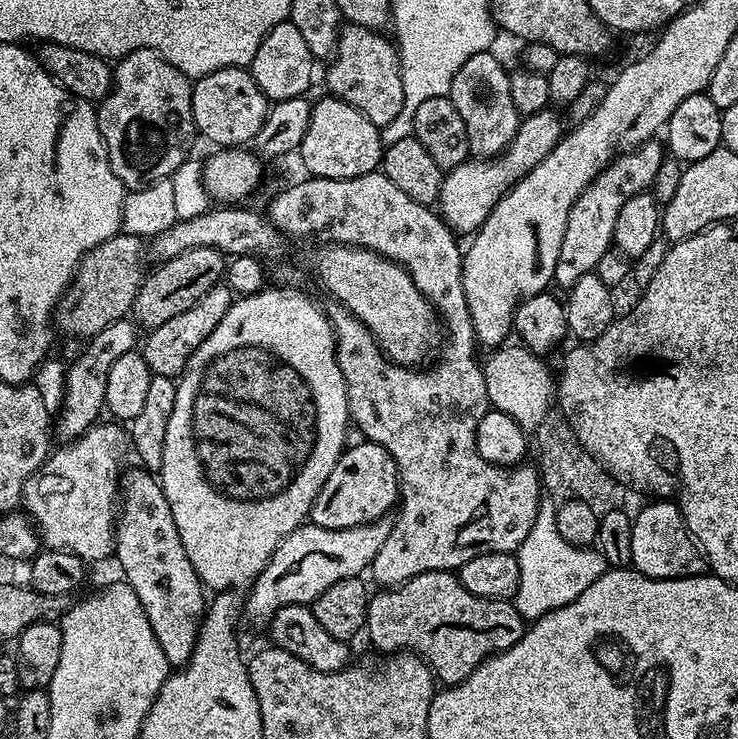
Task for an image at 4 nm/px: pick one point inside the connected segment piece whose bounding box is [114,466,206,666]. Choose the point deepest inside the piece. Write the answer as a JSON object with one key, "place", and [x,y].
{"place":[149,548]}

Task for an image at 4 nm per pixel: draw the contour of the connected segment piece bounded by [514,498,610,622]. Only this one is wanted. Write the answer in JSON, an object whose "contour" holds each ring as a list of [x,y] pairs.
{"contour":[[[541,499],[538,518],[534,518],[534,526],[530,528],[530,534],[526,534],[526,542],[522,542],[522,546],[514,553],[520,571],[514,603],[520,615],[528,622],[574,602],[574,598],[578,598],[586,586],[598,582],[598,578],[602,578],[602,574],[610,567],[604,561],[604,555],[595,547],[570,546],[570,542],[558,534],[558,504],[555,499],[552,500]]]}

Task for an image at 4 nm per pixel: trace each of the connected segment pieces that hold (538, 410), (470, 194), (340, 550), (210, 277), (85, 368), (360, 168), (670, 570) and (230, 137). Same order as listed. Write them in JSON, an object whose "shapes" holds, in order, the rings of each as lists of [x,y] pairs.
{"shapes":[[[[518,344],[516,348],[508,347],[495,349],[482,366],[489,405],[499,412],[509,414],[526,430],[534,430],[553,409],[556,380],[537,353],[529,351],[522,344]]],[[[545,110],[526,116],[521,119],[520,130],[516,137],[504,147],[503,152],[495,158],[469,158],[456,168],[447,169],[444,181],[440,187],[440,199],[438,201],[438,212],[445,224],[452,229],[453,233],[468,232],[475,233],[486,222],[486,218],[494,210],[499,200],[514,187],[519,180],[554,146],[559,142],[561,136],[565,135],[566,127],[560,121],[556,110]]],[[[388,518],[342,530],[330,530],[311,522],[301,524],[278,546],[272,561],[260,571],[260,577],[252,581],[252,593],[249,591],[246,596],[246,616],[256,624],[267,625],[279,608],[291,604],[311,605],[334,582],[359,577],[363,568],[371,569],[391,529],[392,520]]],[[[198,246],[155,266],[157,268],[153,272],[151,269],[145,275],[144,285],[132,303],[131,315],[144,330],[162,326],[162,322],[170,322],[170,318],[190,310],[190,306],[197,304],[211,288],[217,287],[224,280],[226,256],[216,248]]],[[[125,318],[106,326],[98,335],[91,337],[88,349],[67,365],[65,374],[65,388],[63,405],[58,412],[60,421],[55,421],[54,428],[61,432],[65,441],[77,440],[83,432],[88,431],[93,424],[101,419],[105,411],[104,399],[106,398],[106,374],[110,374],[110,366],[122,354],[133,351],[137,347],[136,332],[138,328],[131,319]]],[[[325,95],[325,100],[316,100],[310,114],[310,126],[306,126],[306,138],[302,138],[298,157],[304,163],[309,177],[321,176],[345,180],[370,174],[381,167],[385,145],[380,142],[380,129],[366,114],[354,106],[342,102],[337,96]]],[[[667,498],[645,503],[644,509],[634,517],[630,550],[631,567],[651,580],[677,580],[687,576],[702,576],[706,572],[706,561],[684,524],[684,515],[679,506]]],[[[248,68],[214,70],[210,74],[199,77],[192,85],[192,113],[197,133],[201,137],[205,136],[210,143],[216,144],[212,146],[219,146],[221,149],[251,145],[256,139],[258,130],[262,130],[262,122],[266,118],[269,107],[268,97],[262,94],[258,82],[254,82]]]]}

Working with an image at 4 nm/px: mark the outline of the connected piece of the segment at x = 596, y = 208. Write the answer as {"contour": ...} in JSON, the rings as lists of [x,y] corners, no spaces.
{"contour":[[[649,142],[617,155],[611,164],[607,164],[592,179],[586,190],[582,190],[582,194],[570,210],[566,234],[562,237],[562,250],[558,253],[554,280],[557,285],[561,284],[561,289],[573,288],[578,278],[582,278],[582,274],[599,269],[598,266],[603,262],[608,248],[613,247],[614,226],[620,209],[632,195],[651,189],[654,178],[666,158],[665,149],[661,145],[660,148],[656,142]]]}

